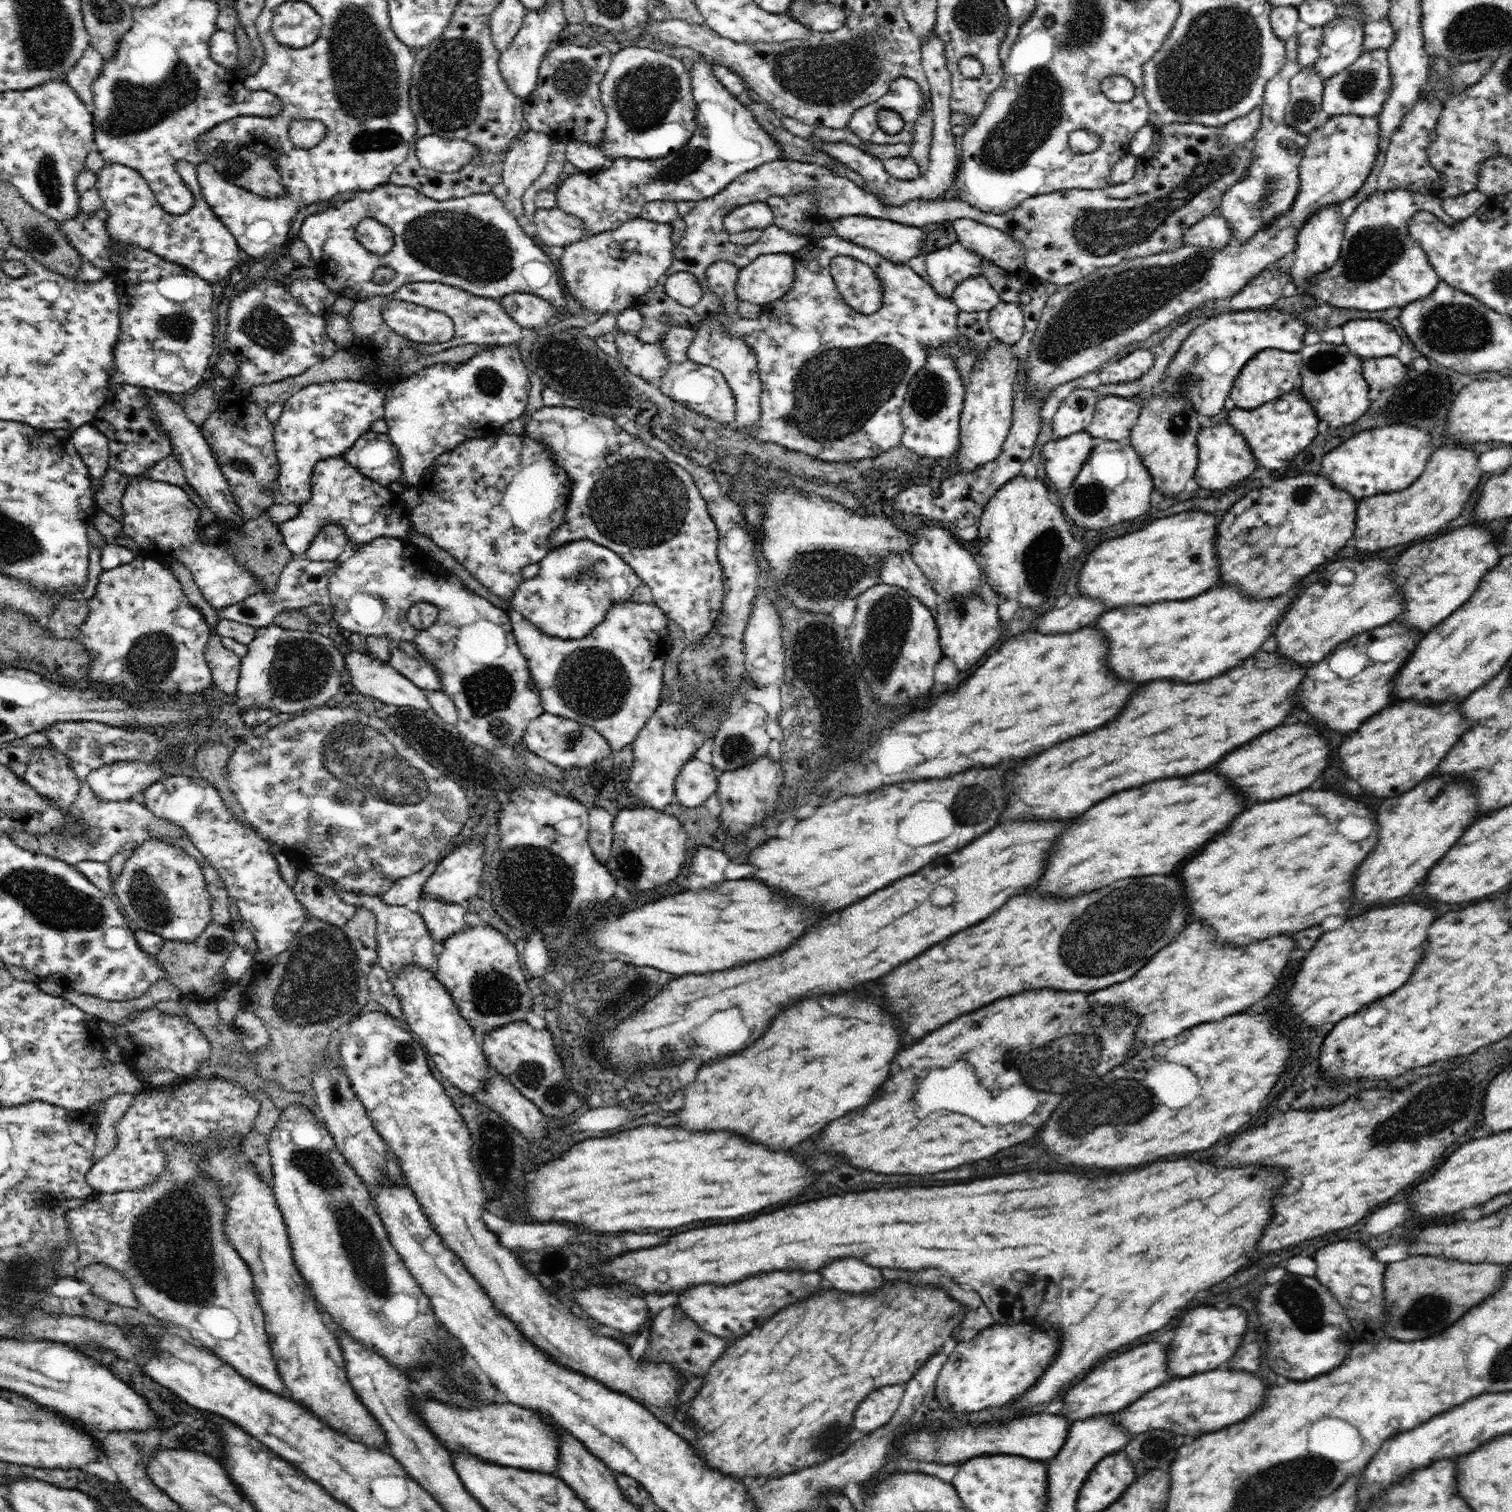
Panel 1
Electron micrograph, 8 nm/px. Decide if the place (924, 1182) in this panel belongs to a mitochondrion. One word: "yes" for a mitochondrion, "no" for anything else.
no

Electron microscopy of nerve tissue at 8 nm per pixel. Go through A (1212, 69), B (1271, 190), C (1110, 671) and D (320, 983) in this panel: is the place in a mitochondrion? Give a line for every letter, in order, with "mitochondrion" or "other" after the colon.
A: mitochondrion
B: mitochondrion
C: other
D: mitochondrion

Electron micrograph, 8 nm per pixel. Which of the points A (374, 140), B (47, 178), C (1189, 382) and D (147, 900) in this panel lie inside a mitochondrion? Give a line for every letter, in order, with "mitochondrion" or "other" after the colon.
A: mitochondrion
B: mitochondrion
C: mitochondrion
D: mitochondrion

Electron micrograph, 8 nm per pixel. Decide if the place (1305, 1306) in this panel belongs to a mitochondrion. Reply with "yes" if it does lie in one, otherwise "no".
yes

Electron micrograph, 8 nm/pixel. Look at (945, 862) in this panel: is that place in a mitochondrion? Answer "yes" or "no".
no

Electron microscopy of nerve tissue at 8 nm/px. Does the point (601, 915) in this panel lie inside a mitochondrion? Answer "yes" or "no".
no

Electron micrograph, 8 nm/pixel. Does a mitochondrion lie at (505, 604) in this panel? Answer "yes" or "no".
no

